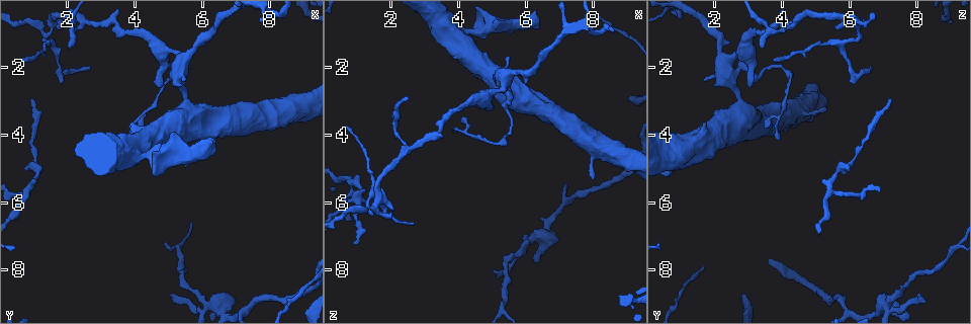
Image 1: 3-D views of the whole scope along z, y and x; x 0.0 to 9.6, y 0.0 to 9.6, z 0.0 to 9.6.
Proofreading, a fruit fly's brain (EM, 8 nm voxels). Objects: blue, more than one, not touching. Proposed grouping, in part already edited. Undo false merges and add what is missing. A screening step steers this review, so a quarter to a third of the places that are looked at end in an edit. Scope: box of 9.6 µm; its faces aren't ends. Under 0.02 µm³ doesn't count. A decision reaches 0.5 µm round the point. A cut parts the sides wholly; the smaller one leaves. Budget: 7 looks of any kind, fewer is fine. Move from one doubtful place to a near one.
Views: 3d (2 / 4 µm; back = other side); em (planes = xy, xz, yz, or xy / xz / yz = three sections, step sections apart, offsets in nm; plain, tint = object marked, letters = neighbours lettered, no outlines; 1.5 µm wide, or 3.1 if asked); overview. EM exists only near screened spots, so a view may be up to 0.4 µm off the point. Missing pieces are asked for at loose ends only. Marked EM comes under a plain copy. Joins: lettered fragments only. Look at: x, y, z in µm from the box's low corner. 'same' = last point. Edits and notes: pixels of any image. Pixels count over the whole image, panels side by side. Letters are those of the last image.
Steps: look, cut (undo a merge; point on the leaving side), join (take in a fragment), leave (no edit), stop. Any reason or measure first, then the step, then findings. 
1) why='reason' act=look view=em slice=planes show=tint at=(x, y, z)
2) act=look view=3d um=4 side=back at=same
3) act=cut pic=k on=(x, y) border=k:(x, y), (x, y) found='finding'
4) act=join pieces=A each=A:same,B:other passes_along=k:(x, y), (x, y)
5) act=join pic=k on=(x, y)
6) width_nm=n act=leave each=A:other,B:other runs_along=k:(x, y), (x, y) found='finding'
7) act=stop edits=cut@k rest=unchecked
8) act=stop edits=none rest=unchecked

act=look view=3d um=4 at=(0.90, 4.15, 6.40)

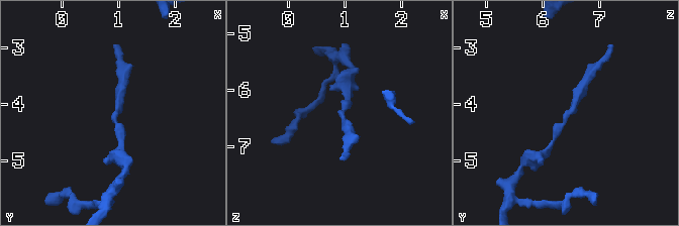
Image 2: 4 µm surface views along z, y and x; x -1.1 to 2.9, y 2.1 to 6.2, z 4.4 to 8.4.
act=look view=em slice=planes show=letters at=(0.95, 4.20, 6.40)

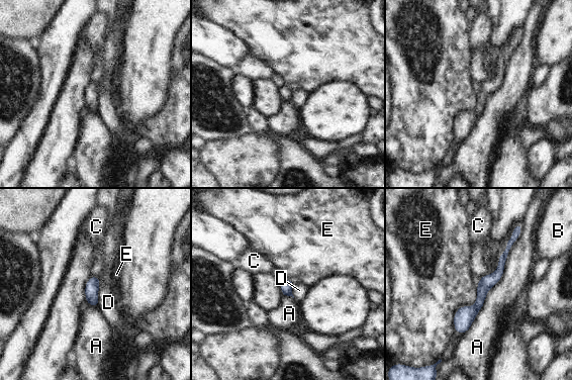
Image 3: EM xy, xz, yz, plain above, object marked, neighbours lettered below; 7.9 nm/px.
act=leave each=A:other,B:other,C:other,D:other,E:other runs_along=3:(514, 236), (498, 273), (457, 329) found='continuous, no second neuron'

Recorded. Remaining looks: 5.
why='three-way junction' act=look view=3d um=2 at=(0.90, 5.65, 5.40)

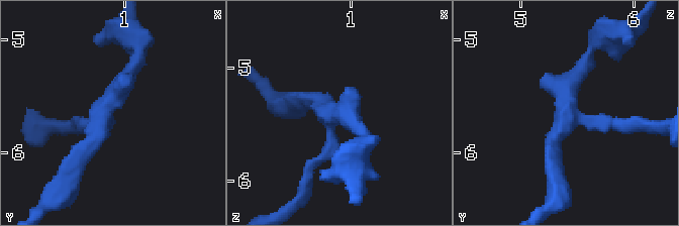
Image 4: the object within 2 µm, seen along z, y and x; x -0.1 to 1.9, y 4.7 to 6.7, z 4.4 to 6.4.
arms=3 why='now the EM' act=look view=em slice=planes show=letters at=(0.84, 5.66, 5.46)

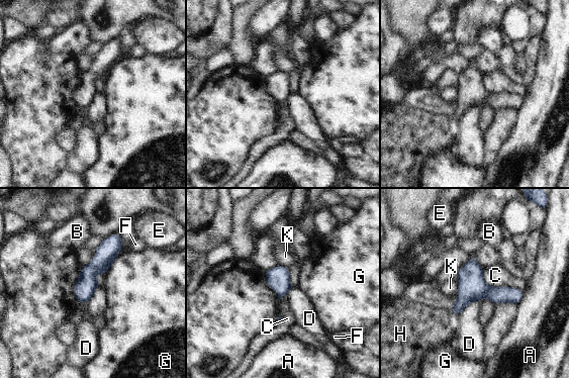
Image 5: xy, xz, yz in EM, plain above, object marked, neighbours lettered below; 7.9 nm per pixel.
act=leave each=A:other,B:other,C:other,D:other,E:other,F:other,G:other,H:other,K:other runs_along=5:(116, 237), (88, 274), (80, 300) found='one neuron here'

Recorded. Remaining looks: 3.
why='free end' act=look view=em slice=planes show=letters at=(2.00, 0.75, 6.40)

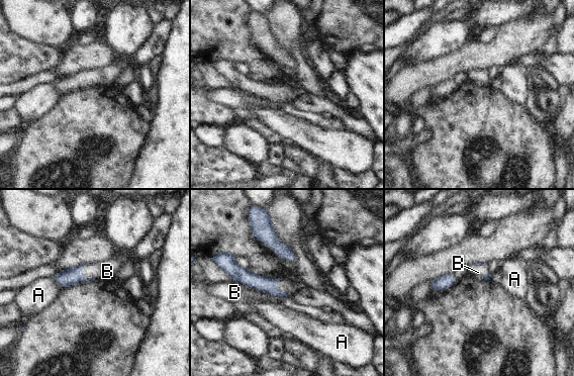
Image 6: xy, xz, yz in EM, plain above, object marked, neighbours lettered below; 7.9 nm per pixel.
act=leave each=A:other,B:other border=6:(233, 281), (281, 297) found='none of them fits'

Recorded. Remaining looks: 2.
act=stop edits=none rest=unchecked

